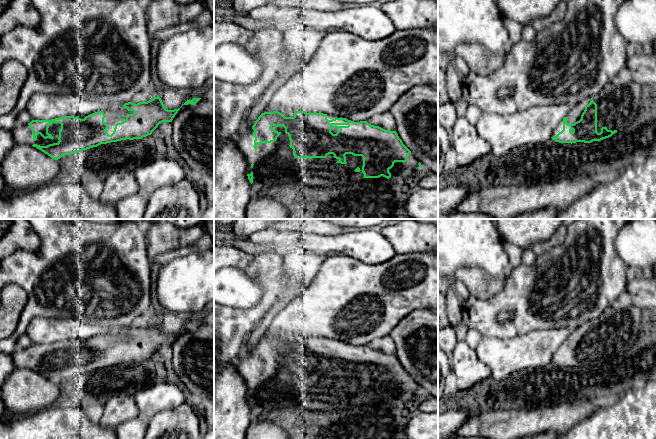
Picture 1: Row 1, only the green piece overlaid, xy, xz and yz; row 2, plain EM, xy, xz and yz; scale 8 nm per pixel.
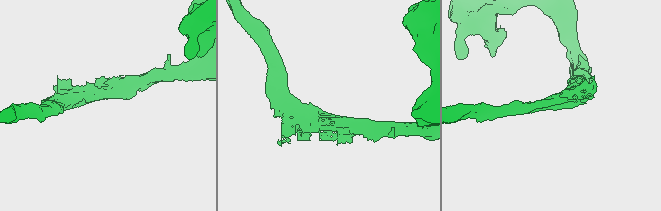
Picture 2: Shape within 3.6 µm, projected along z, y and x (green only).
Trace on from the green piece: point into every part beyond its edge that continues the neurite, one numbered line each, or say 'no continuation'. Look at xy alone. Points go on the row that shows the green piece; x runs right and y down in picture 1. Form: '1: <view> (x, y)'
1: xy (22, 134)

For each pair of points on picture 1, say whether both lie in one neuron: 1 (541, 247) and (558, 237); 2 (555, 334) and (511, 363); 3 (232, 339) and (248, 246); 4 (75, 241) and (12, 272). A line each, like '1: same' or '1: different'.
1: same
2: same
3: different
4: same

